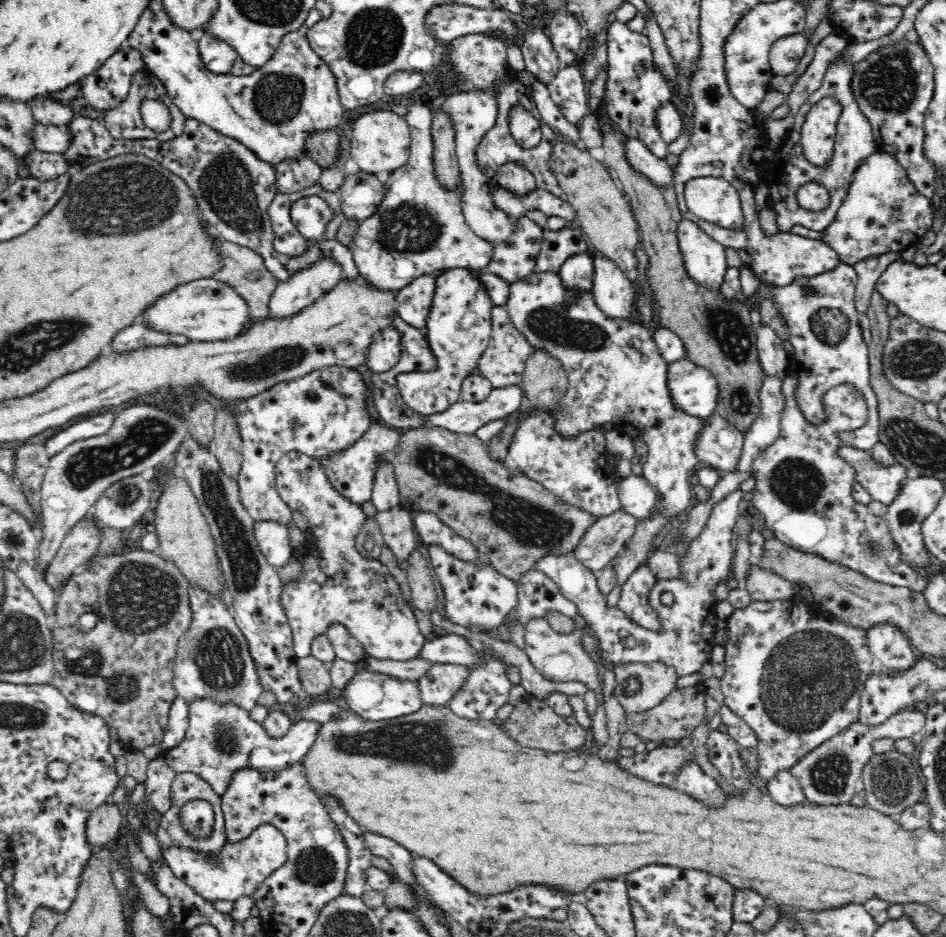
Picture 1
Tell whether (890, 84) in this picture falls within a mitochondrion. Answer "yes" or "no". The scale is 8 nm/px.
yes

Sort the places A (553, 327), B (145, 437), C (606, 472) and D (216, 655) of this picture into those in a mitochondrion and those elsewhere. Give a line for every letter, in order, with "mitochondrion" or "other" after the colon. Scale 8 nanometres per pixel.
A: mitochondrion
B: mitochondrion
C: other
D: mitochondrion

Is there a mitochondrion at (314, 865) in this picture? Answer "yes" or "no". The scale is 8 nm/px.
yes

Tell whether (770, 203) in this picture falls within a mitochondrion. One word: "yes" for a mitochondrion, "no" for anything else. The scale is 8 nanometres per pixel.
no

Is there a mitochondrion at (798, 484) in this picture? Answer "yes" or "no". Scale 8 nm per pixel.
yes

